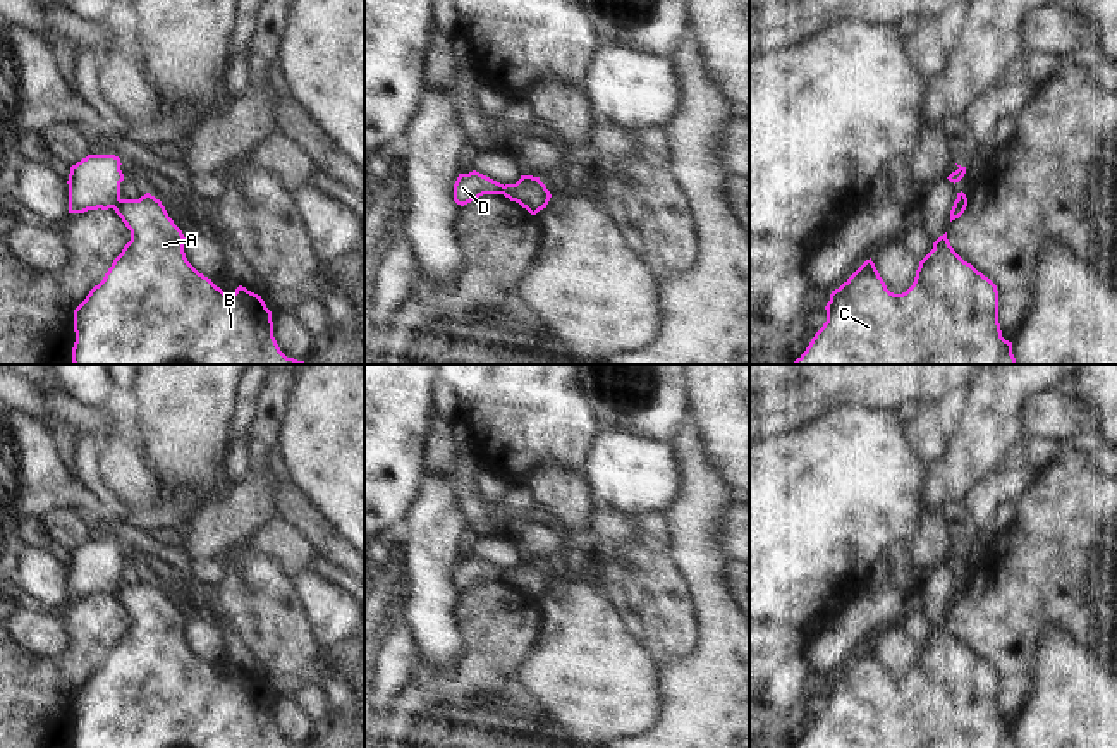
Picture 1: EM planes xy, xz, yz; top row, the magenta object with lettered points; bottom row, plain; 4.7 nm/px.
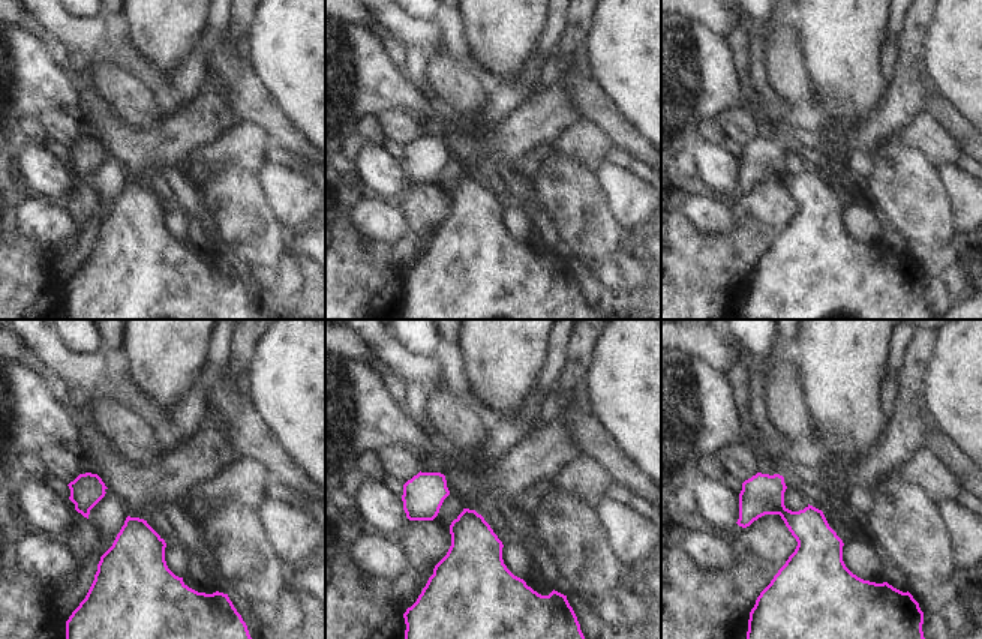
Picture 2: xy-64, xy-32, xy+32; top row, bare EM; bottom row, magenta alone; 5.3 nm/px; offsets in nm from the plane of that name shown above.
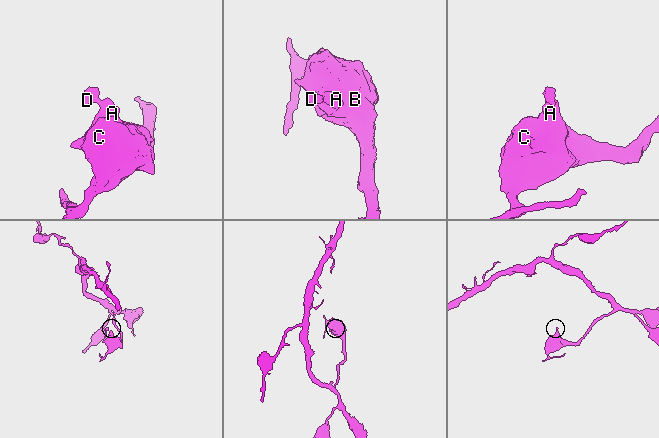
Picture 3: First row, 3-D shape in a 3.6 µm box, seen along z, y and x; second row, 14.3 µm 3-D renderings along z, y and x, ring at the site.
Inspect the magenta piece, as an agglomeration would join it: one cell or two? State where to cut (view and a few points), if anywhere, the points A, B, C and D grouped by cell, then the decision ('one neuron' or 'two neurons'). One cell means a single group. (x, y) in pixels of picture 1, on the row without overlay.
xy (121, 585), (114, 594) | A B C / D | two neurons

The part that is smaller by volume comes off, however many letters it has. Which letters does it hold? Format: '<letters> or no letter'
D

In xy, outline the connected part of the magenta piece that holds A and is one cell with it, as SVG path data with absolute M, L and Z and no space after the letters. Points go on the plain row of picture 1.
M146 578L139 585L120 585L115 590L115 598L122 604L131 616L131 626L124 631L122 638L113 645L112 652L105 659L103 665L95 671L86 684L74 695L74 717L76 727L72 733L72 748L304 748L294 743L287 743L275 722L272 696L266 693L261 681L239 671L234 679L223 677L211 664L199 659L186 643L182 616L168 602L160 585Z

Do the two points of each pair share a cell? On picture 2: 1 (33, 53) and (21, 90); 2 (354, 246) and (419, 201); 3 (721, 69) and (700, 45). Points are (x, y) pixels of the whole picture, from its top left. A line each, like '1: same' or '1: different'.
1: same
2: same
3: same

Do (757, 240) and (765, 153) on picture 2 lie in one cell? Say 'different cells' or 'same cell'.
different cells

